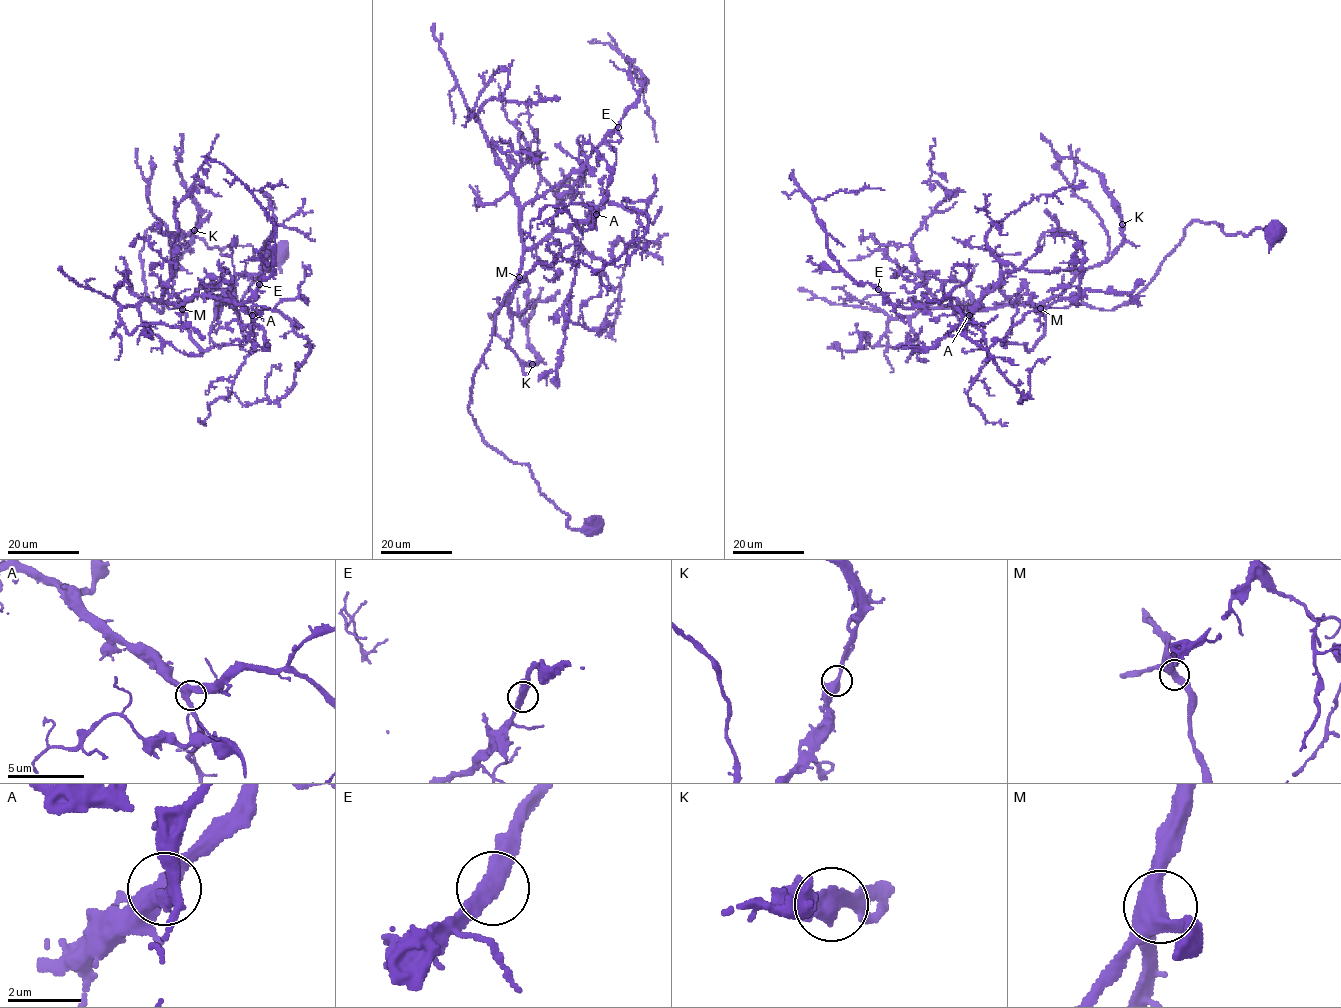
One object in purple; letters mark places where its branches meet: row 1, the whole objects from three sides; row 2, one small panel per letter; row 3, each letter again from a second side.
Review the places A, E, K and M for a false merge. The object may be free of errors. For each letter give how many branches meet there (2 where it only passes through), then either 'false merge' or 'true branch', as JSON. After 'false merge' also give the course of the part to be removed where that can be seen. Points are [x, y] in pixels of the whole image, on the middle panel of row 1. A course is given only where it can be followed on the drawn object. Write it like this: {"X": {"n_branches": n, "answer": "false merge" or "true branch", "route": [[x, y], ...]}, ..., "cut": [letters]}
{"A": {"n_branches": 3, "answer": "true branch"}, "E": {"n_branches": 2, "answer": "true branch"}, "K": {"n_branches": 2, "answer": "true branch"}, "M": {"n_branches": 2, "answer": "true branch"}, "cut": []}

